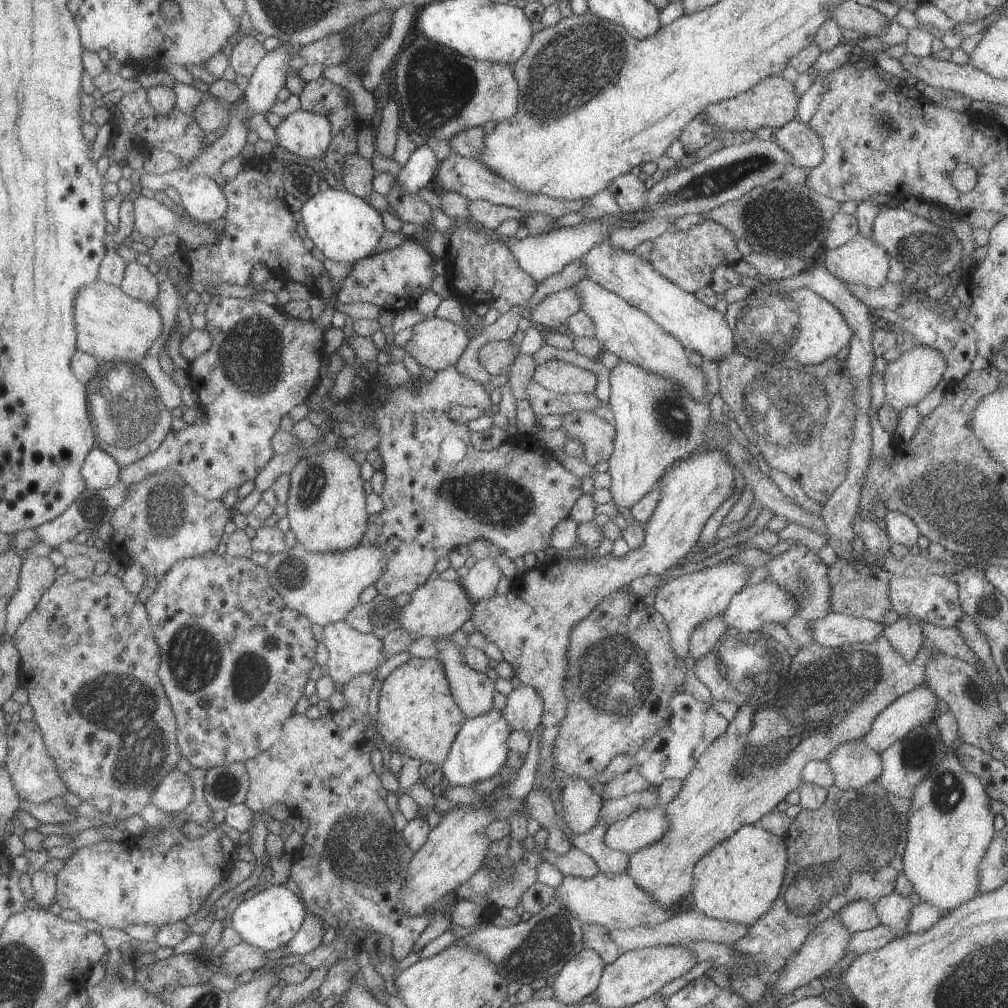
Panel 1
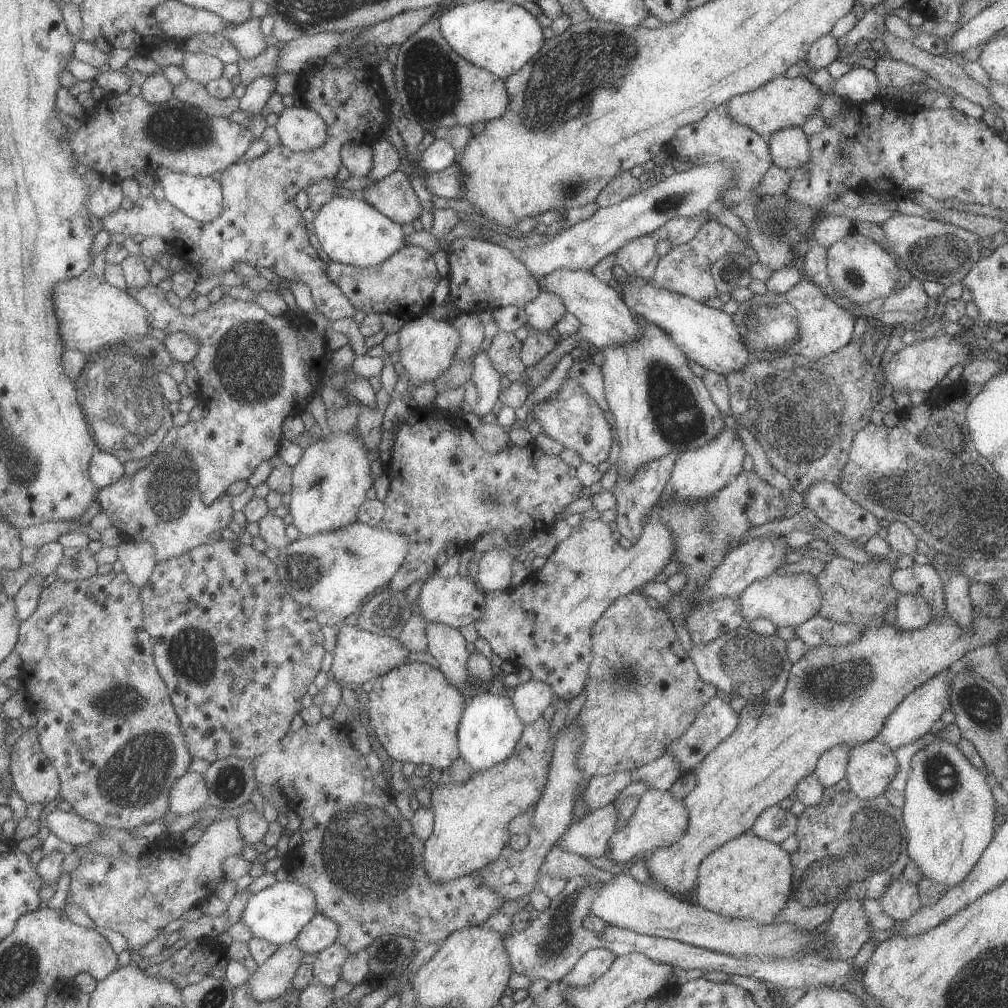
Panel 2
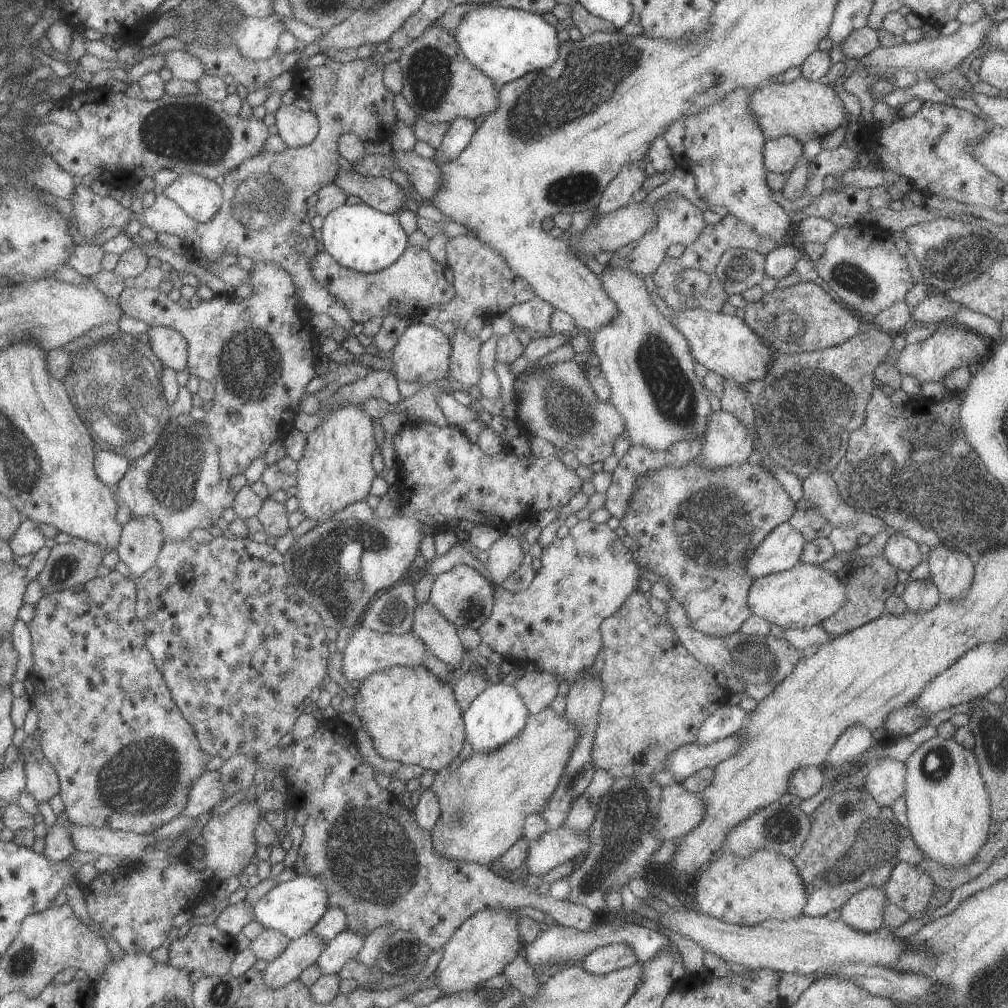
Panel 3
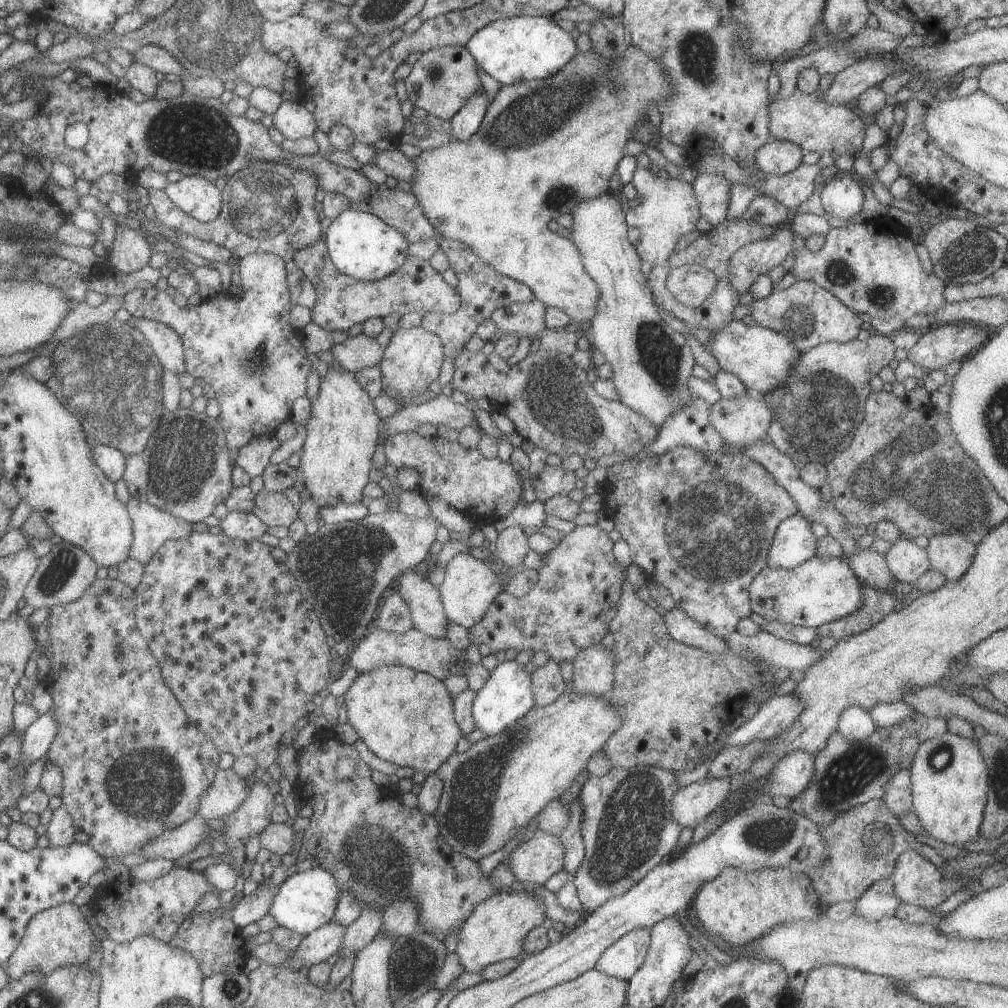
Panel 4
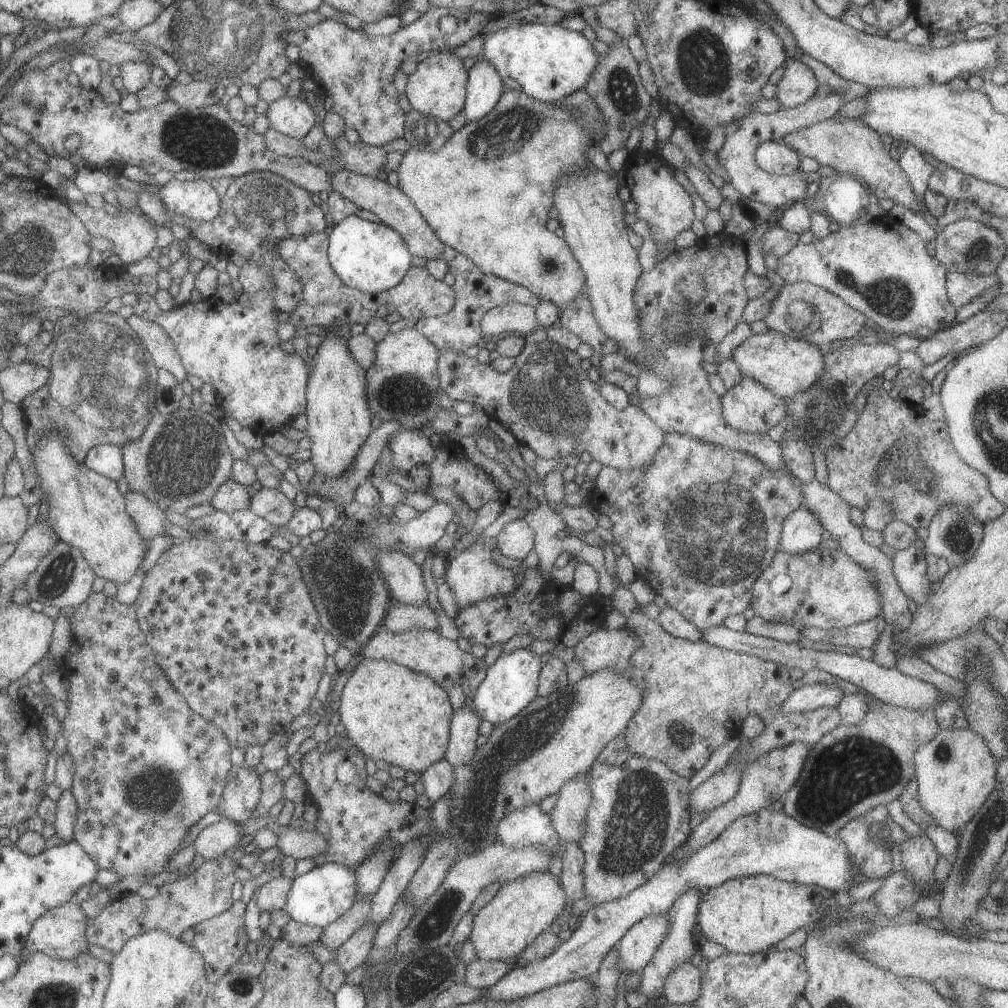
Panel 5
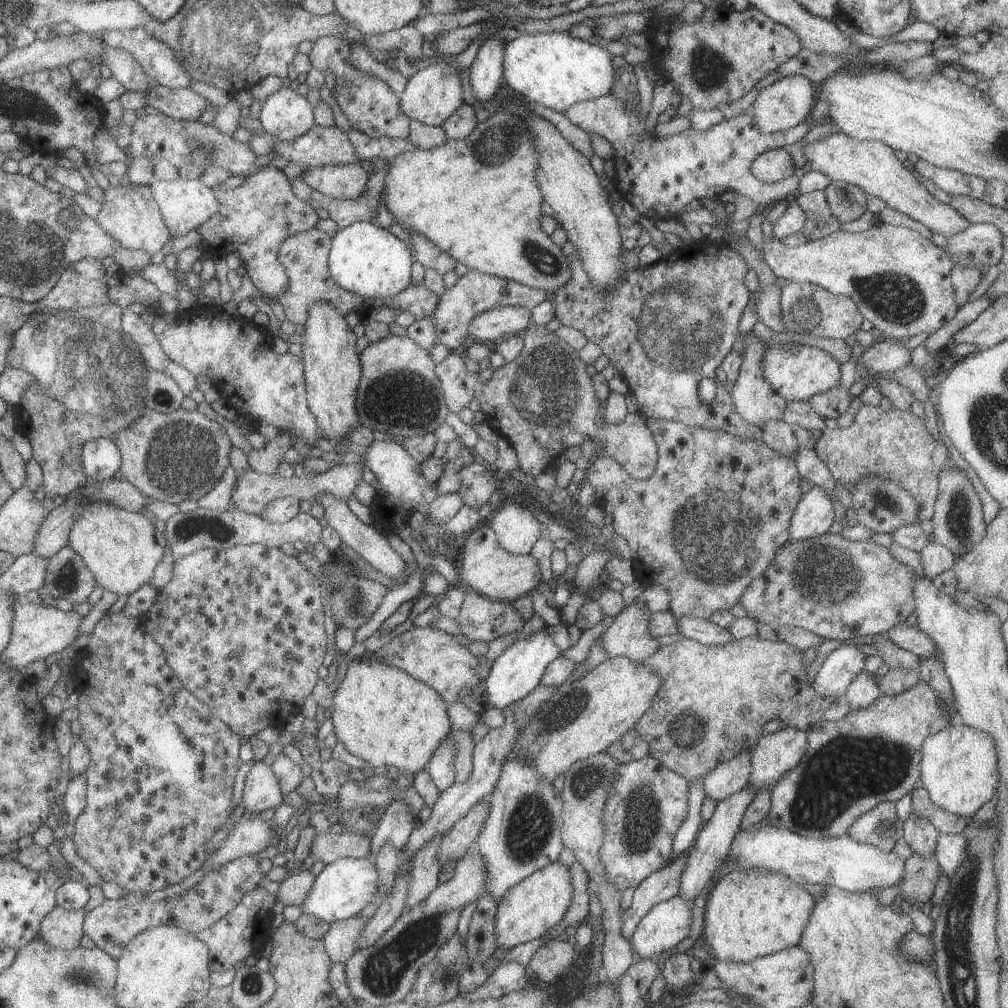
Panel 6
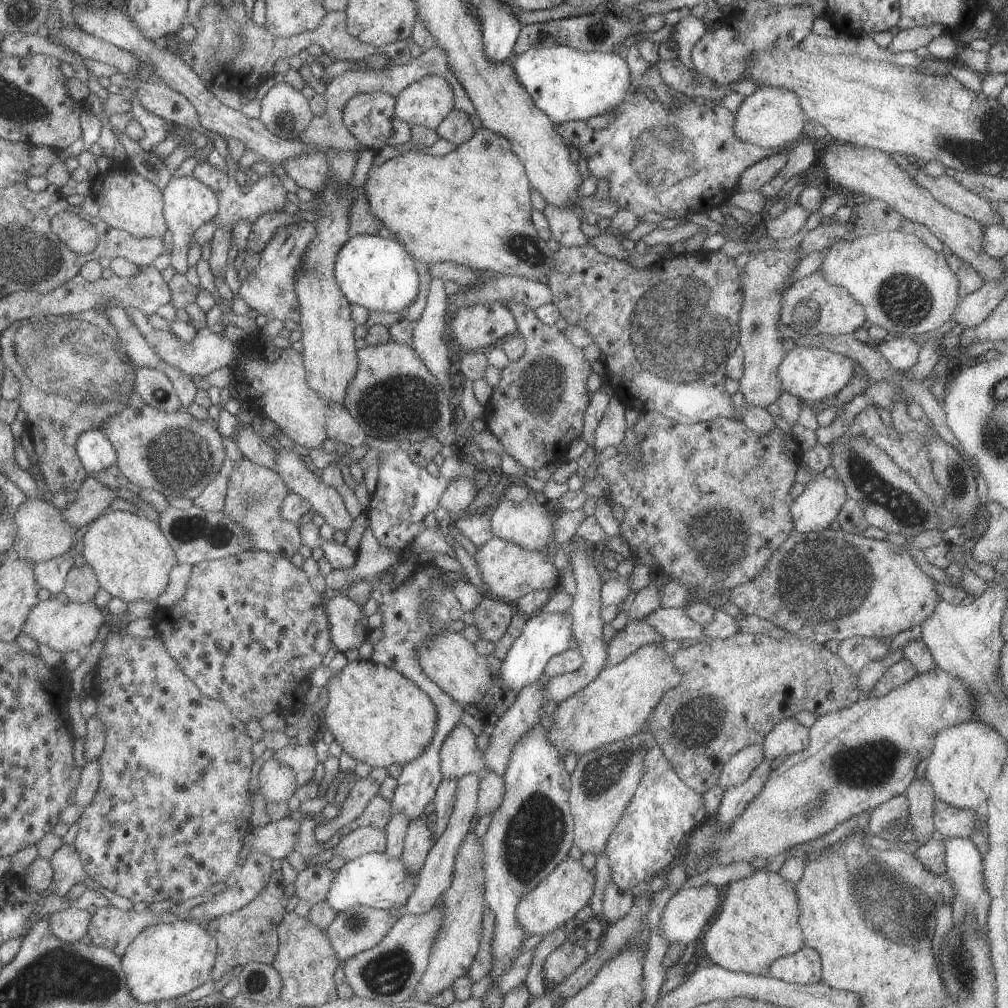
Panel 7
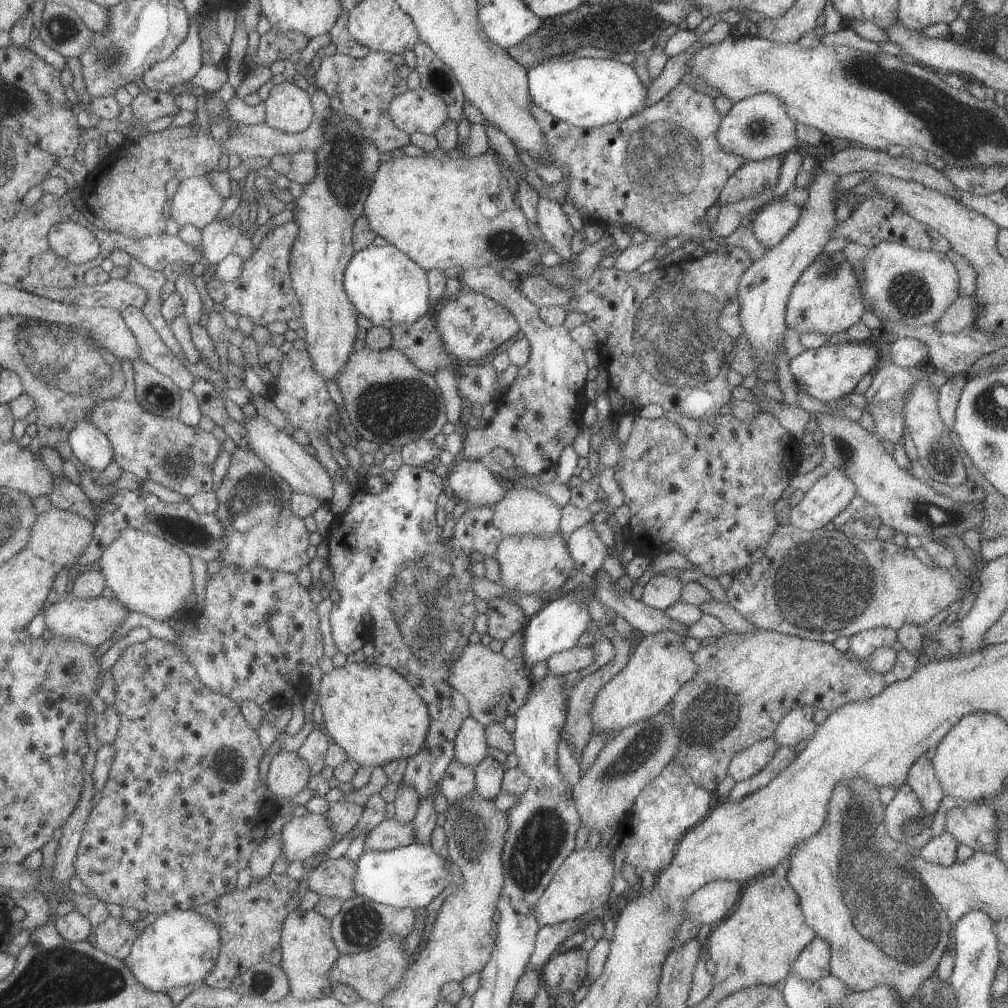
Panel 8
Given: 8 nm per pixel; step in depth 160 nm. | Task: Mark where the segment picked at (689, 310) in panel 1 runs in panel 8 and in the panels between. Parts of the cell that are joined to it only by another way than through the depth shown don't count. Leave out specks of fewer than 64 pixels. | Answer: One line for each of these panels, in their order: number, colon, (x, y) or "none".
2: (710, 337)
3: (725, 344)
4: (762, 358)
5: (786, 366)
6: (796, 371)
7: (813, 374)
8: (832, 371)

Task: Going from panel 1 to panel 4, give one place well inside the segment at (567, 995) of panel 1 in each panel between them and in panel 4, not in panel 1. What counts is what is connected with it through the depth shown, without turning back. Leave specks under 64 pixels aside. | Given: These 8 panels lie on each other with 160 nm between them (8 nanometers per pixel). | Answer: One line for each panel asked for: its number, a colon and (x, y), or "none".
2: (595, 962)
3: (605, 959)
4: (623, 959)

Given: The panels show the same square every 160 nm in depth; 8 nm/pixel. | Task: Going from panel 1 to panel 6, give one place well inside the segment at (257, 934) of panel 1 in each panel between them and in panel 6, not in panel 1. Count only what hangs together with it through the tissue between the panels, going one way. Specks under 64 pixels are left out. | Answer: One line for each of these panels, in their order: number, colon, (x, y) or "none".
2: (278, 913)
3: (293, 907)
4: (307, 900)
5: (319, 897)
6: (343, 888)

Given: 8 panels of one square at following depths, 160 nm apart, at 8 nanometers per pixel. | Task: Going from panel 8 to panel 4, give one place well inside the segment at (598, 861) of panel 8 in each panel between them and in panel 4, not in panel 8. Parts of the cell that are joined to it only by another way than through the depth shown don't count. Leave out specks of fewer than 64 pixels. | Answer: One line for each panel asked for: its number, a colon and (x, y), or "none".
4: (496, 930)
5: (522, 909)
6: (530, 909)
7: (568, 888)

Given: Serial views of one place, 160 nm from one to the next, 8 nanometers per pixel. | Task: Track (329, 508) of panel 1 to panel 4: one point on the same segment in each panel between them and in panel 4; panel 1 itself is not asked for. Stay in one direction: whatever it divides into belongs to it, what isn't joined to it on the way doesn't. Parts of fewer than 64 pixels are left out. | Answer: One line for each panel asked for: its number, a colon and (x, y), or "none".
2: (330, 482)
3: (336, 469)
4: (342, 431)

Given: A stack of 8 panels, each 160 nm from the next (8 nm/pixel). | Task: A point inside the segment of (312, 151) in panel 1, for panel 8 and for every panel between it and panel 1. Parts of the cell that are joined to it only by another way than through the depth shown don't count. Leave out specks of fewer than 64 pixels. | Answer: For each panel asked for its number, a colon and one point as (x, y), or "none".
2: (300, 128)
3: (297, 128)
4: (293, 120)
5: (292, 116)
6: (286, 114)
7: (286, 112)
8: (288, 108)

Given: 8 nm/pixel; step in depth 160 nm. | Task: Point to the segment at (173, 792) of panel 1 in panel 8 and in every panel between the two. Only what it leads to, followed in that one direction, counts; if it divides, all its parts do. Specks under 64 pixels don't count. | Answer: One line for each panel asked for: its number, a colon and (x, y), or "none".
2: (190, 794)
3: (207, 792)
4: (229, 790)
5: (242, 793)
6: (262, 790)
7: (277, 781)
8: (289, 773)

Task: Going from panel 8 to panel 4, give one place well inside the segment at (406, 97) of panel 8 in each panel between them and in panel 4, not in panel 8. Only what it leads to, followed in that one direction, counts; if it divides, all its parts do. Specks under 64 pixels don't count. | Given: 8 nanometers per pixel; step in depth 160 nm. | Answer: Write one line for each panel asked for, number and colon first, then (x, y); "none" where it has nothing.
4: (443, 79)
5: (438, 87)
6: (433, 93)
7: (426, 102)

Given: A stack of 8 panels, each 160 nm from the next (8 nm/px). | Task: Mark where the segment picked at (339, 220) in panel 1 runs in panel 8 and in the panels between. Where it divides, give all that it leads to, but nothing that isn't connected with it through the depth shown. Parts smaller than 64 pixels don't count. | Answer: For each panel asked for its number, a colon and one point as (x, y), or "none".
2: (351, 231)
3: (361, 238)
4: (361, 246)
5: (370, 257)
6: (366, 260)
7: (377, 273)
8: (384, 284)

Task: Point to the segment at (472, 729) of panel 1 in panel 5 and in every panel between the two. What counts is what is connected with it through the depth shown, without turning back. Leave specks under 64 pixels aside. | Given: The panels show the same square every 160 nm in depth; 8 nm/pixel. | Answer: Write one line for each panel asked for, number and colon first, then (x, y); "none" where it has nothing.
2: (489, 729)
3: (499, 712)
4: (508, 694)
5: (510, 684)

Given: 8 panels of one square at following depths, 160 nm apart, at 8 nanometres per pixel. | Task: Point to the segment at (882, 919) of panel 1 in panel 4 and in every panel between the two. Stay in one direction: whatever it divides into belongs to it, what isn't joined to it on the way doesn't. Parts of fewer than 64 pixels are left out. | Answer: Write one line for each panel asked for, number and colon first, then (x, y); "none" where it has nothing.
2: (901, 900)
3: (910, 888)
4: (917, 880)

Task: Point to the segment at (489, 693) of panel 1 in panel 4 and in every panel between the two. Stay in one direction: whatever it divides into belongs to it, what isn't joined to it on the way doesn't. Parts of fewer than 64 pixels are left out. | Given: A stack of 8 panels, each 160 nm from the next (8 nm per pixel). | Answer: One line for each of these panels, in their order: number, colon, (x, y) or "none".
2: (447, 644)
3: (440, 635)
4: (424, 600)

